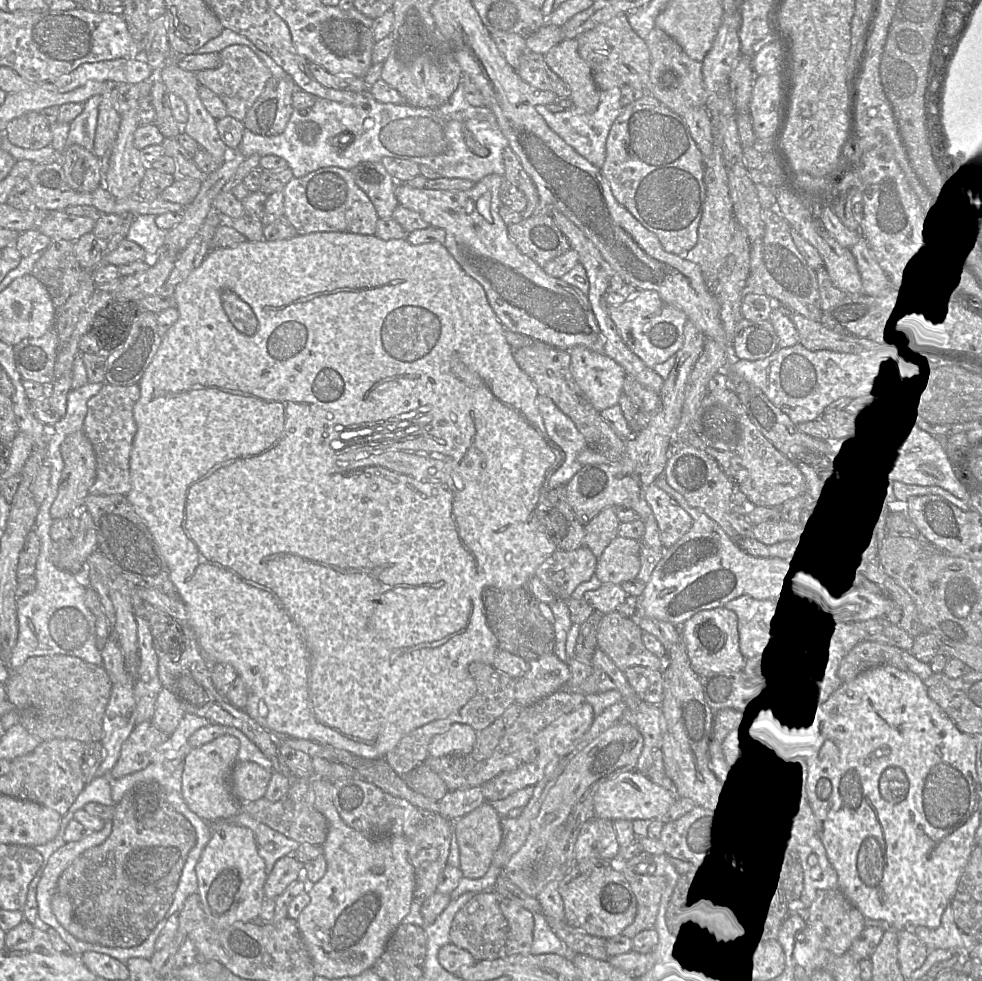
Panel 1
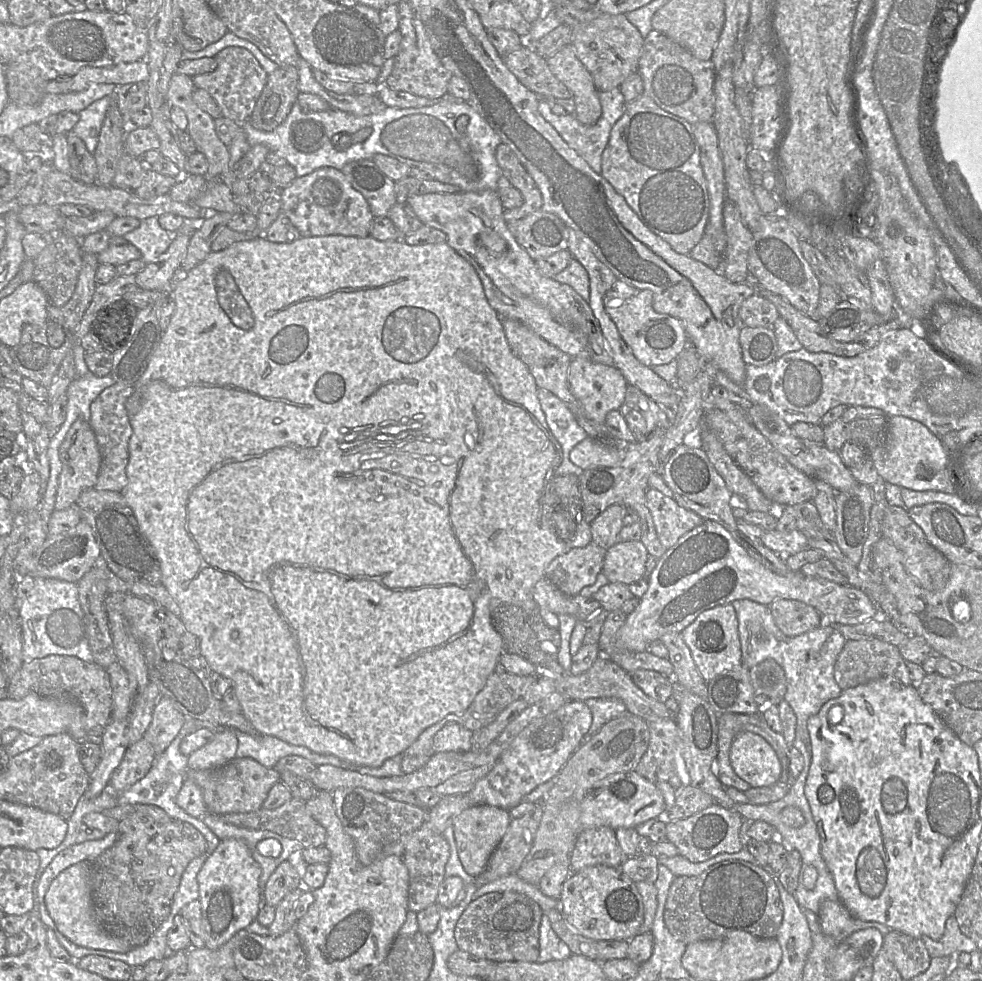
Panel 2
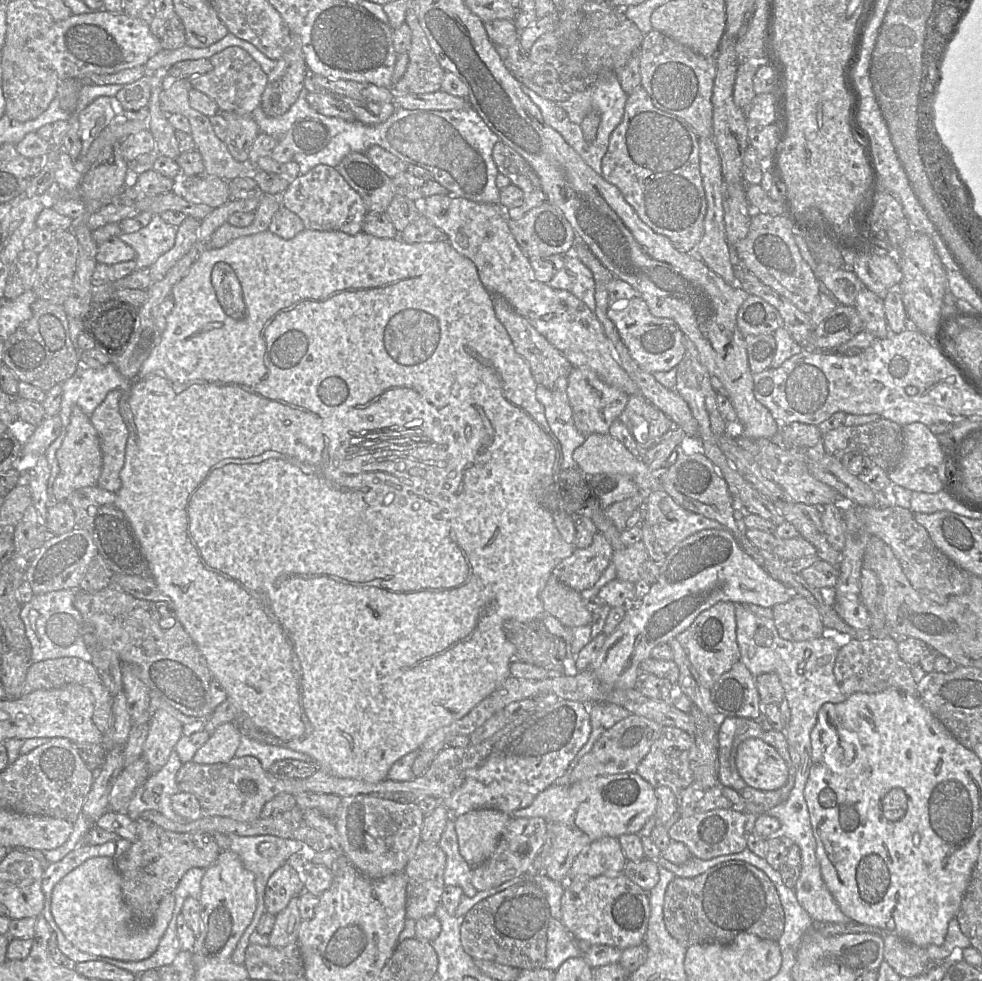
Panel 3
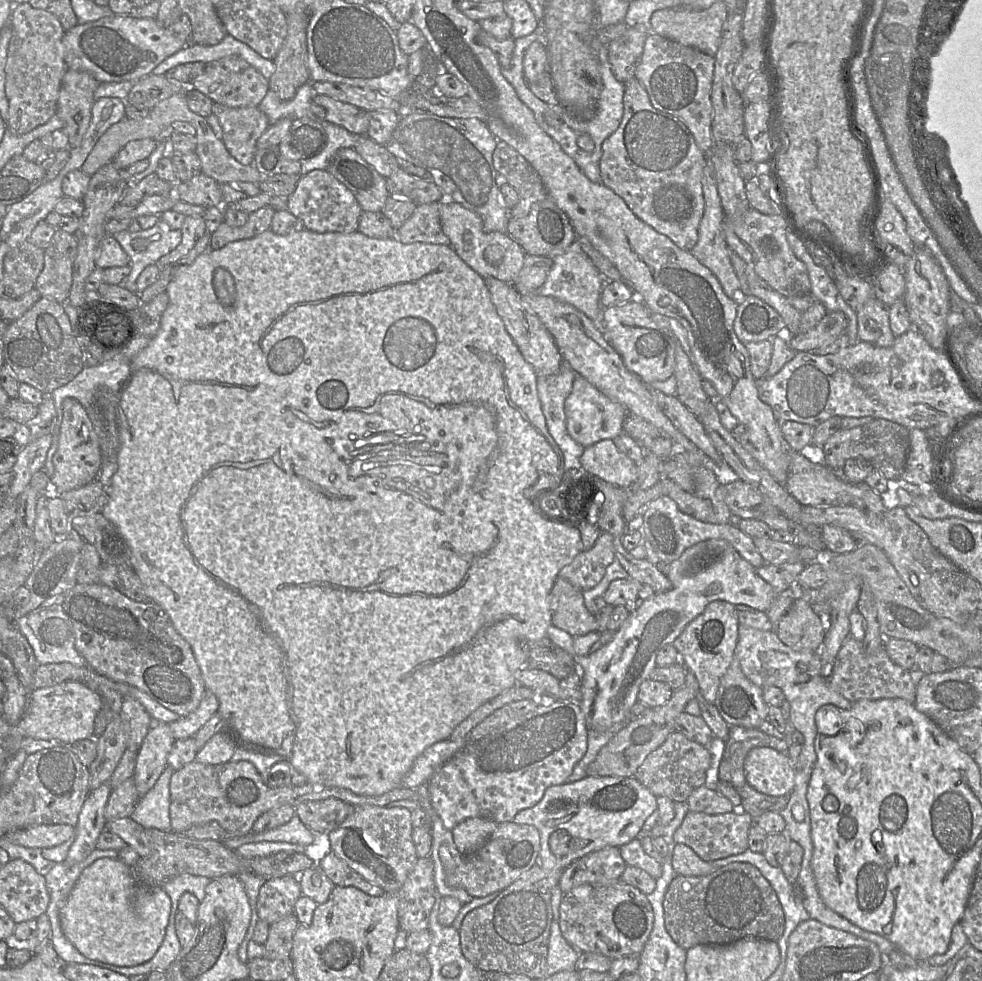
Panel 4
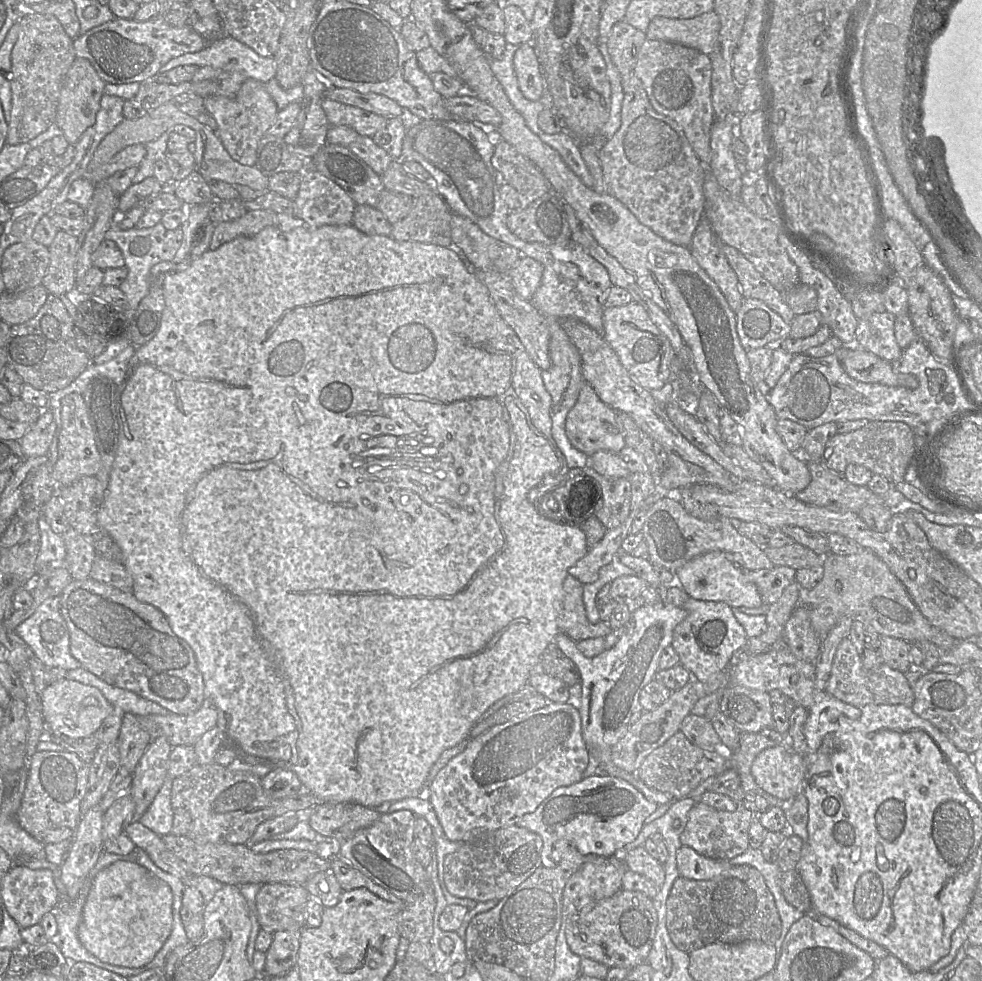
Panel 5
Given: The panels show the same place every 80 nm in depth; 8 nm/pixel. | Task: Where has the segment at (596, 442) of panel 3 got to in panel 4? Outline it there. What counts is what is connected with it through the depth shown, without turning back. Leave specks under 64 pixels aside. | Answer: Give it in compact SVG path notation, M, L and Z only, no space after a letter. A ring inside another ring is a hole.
M611 439L601 440L586 447L580 462L582 468L589 474L620 488L631 487L638 476L638 466L628 456L620 452Z

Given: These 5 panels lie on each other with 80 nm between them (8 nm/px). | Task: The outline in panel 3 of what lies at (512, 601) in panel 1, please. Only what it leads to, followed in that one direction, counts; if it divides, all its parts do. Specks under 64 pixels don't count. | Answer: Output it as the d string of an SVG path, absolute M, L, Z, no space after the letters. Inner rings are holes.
M508 619L503 623L503 632L515 646L515 659L544 668L549 676L563 674L566 642L549 632L543 619L528 622Z

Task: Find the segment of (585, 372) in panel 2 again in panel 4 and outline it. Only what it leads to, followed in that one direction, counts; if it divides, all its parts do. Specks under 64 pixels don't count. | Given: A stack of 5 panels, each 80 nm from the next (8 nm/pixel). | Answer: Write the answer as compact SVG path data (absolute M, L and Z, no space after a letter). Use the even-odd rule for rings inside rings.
M580 375L576 376L571 393L565 400L568 434L585 448L601 440L615 439L623 432L623 421L627 413L623 405L608 398Z

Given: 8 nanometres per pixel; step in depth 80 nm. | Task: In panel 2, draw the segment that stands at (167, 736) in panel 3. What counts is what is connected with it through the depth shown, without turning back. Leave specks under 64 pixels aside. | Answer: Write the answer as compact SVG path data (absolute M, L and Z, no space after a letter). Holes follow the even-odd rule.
M160 696L154 708L151 724L143 736L154 748L156 756L171 744L184 722L185 715L168 697Z

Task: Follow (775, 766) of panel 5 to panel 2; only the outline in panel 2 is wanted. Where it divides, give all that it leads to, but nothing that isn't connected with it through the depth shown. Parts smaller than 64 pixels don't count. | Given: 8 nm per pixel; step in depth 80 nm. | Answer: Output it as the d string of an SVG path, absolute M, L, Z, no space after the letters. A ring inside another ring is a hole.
M739 733L731 744L729 757L735 773L751 787L771 786L781 776L775 750L758 734Z

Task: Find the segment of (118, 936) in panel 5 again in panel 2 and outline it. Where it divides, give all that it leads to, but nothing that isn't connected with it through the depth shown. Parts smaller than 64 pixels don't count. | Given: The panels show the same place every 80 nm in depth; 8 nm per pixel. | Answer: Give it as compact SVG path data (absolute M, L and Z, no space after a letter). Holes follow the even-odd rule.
M92 861L79 862L62 871L52 882L45 896L49 915L58 930L72 943L86 948L126 953L134 947L111 936L100 925L91 892Z

